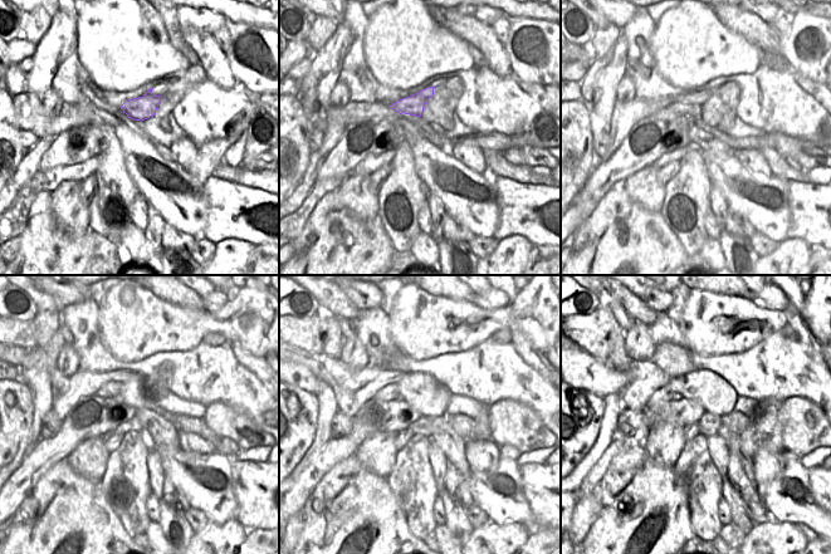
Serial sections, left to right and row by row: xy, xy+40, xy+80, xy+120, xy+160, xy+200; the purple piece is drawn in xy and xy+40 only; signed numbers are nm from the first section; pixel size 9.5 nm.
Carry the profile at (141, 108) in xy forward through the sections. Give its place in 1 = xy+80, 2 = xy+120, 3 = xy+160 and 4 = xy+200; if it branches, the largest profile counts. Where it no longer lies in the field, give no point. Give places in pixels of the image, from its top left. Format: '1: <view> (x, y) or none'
1: xy+80 (690, 106)
2: xy+120 (111, 390)
3: xy+160 (389, 392)
4: xy+200 (663, 395)

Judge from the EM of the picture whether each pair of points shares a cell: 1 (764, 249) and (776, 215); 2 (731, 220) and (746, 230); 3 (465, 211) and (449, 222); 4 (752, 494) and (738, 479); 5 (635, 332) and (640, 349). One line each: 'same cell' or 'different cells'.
1: different cells
2: same cell
3: different cells
4: same cell
5: same cell

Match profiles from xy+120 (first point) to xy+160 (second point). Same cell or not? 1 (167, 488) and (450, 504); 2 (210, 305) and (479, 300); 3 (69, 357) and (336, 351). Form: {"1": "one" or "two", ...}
{"1": "two", "2": "one", "3": "two"}

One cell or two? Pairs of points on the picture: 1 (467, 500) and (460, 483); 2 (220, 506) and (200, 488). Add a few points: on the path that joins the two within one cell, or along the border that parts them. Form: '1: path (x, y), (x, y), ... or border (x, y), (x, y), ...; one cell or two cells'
1: path (463, 496), (460, 486); one cell
2: path (215, 501), (205, 491); one cell

